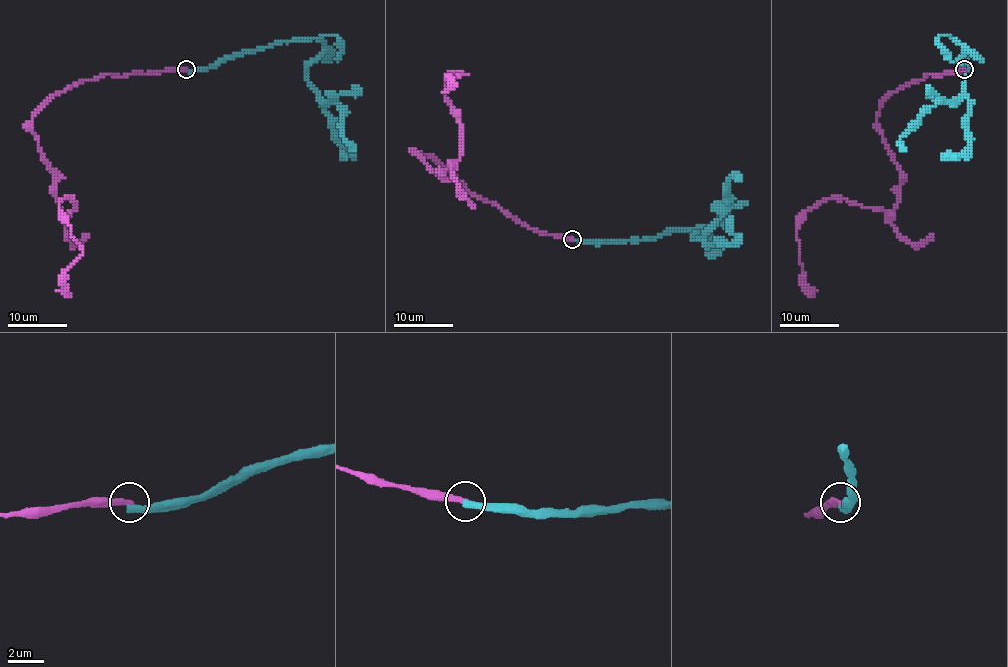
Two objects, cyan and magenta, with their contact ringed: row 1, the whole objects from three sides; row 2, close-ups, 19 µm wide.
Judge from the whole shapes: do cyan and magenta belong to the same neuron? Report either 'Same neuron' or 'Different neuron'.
Different neuron

